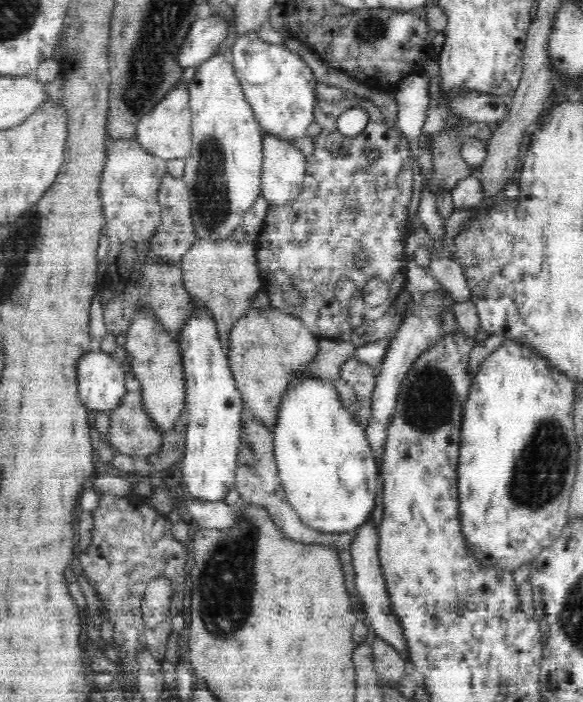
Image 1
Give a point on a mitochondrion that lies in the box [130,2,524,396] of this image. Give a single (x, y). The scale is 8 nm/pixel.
(211, 200)

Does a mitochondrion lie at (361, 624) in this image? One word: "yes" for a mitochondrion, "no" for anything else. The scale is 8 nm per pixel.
no

